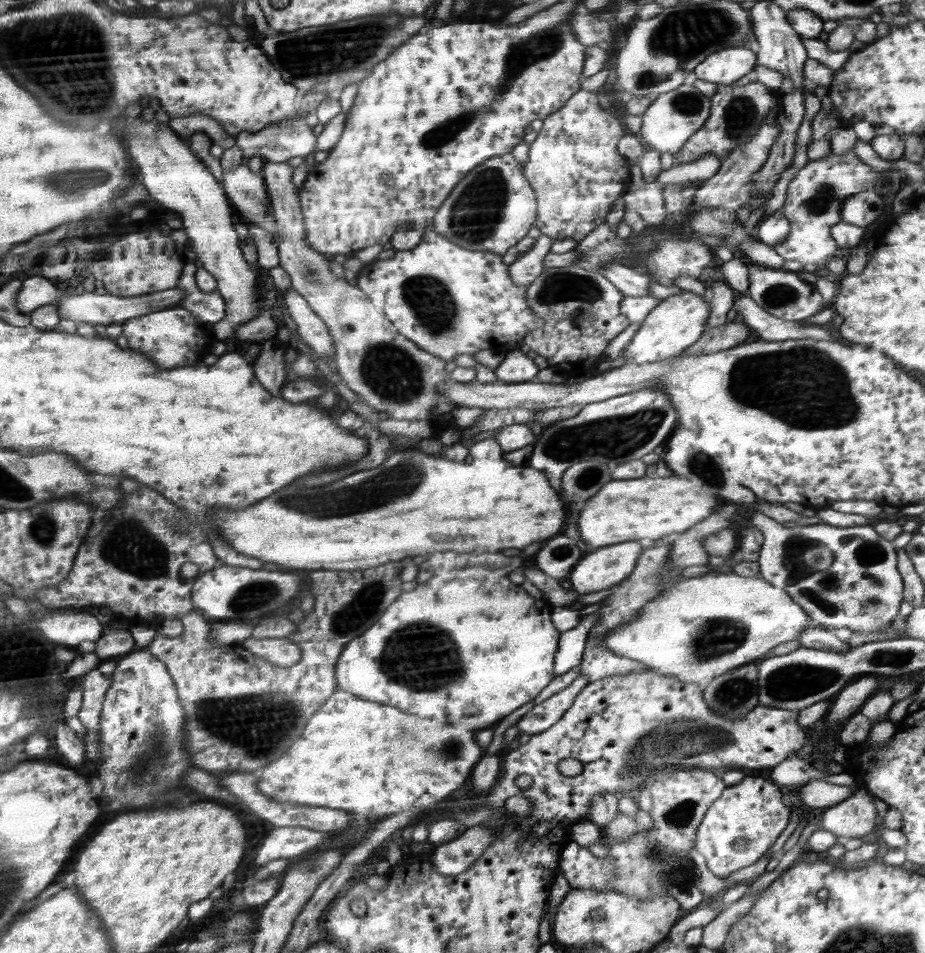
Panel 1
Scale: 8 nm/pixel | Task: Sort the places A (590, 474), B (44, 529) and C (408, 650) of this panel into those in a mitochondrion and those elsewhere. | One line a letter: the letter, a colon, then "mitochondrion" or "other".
A: mitochondrion
B: mitochondrion
C: mitochondrion

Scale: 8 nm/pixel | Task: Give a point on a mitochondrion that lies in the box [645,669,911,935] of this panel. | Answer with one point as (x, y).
(731, 694)

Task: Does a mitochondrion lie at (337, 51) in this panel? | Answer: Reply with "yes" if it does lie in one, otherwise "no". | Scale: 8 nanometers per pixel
yes

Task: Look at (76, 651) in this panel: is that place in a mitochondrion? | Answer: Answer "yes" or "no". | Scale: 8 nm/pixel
no

